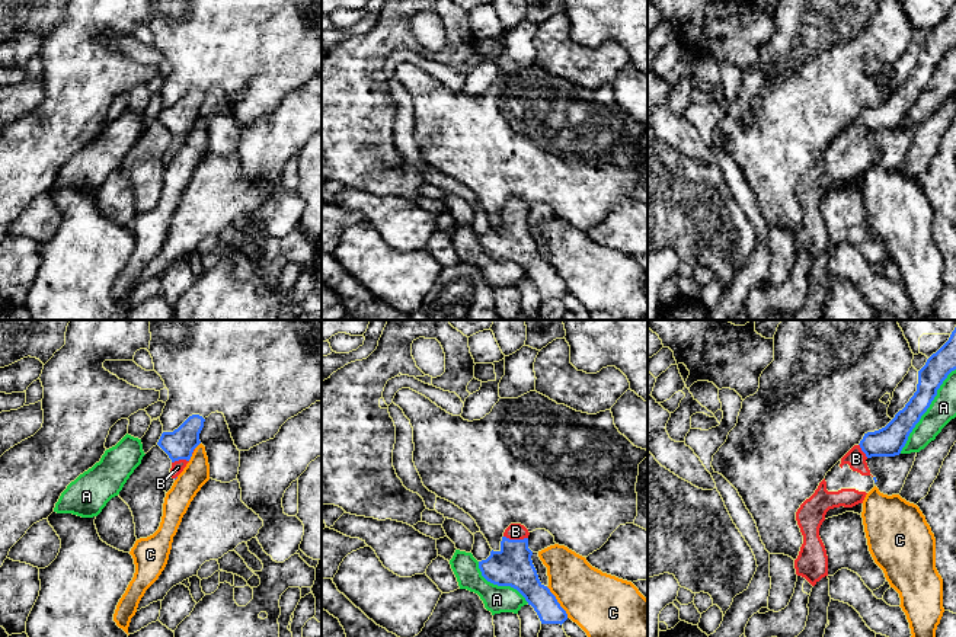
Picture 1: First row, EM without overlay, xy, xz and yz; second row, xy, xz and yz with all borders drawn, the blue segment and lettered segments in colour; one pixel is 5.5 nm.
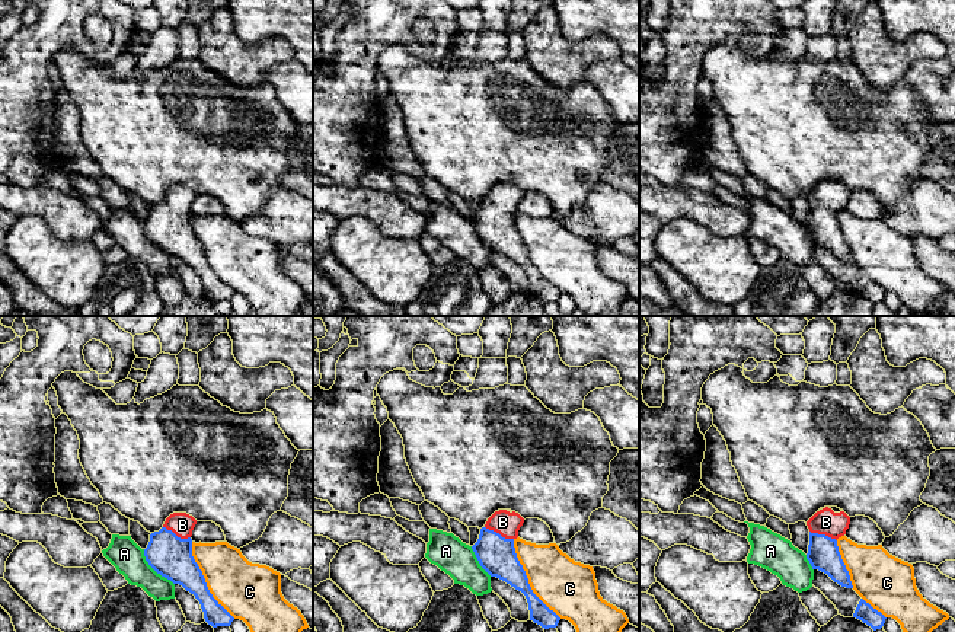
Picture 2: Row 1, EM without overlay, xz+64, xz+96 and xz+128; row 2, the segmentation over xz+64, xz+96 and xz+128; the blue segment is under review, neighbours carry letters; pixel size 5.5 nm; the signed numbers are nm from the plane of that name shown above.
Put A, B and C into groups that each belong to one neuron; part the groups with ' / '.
A / B / C

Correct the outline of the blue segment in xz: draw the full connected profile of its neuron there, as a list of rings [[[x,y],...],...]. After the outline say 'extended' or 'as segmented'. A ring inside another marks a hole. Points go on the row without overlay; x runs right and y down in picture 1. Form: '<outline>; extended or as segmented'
[[[511,198],[503,207],[501,224],[492,224],[486,234],[479,236],[479,243],[487,256],[517,263],[534,282],[541,298],[562,300],[567,288],[538,253],[531,234],[533,225],[528,223],[528,209],[524,199]]]; extended

